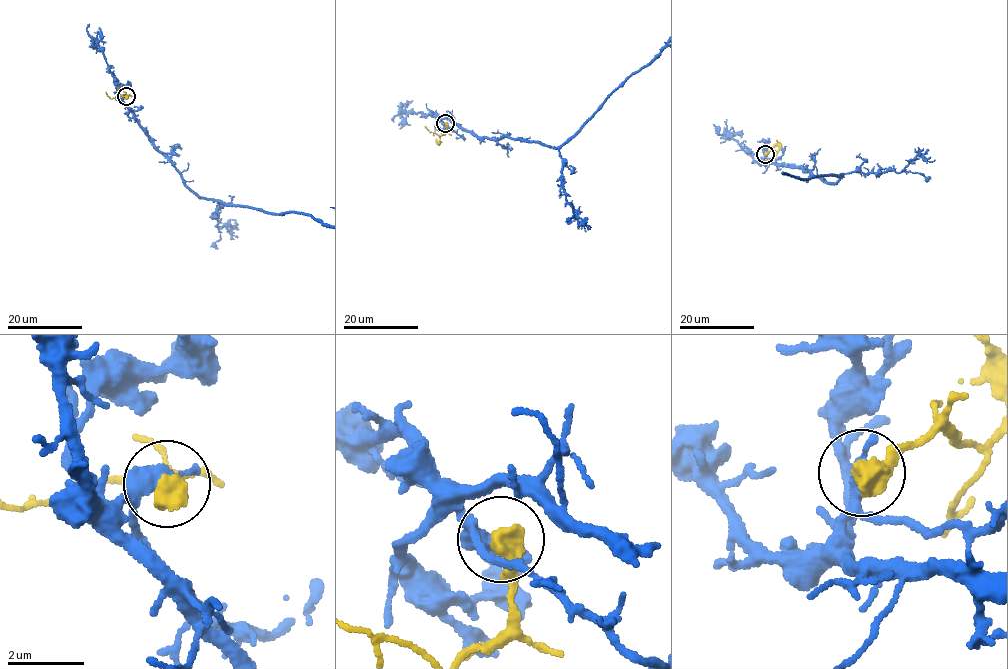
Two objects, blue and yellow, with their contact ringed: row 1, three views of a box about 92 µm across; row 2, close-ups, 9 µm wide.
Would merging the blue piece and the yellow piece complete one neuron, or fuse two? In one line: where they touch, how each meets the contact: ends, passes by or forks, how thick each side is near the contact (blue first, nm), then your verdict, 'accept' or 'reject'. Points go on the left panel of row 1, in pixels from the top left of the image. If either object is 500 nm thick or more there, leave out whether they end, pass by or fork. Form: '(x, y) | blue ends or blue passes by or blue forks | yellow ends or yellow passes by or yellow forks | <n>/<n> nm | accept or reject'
(126, 96) | 340/600 nm | reject

